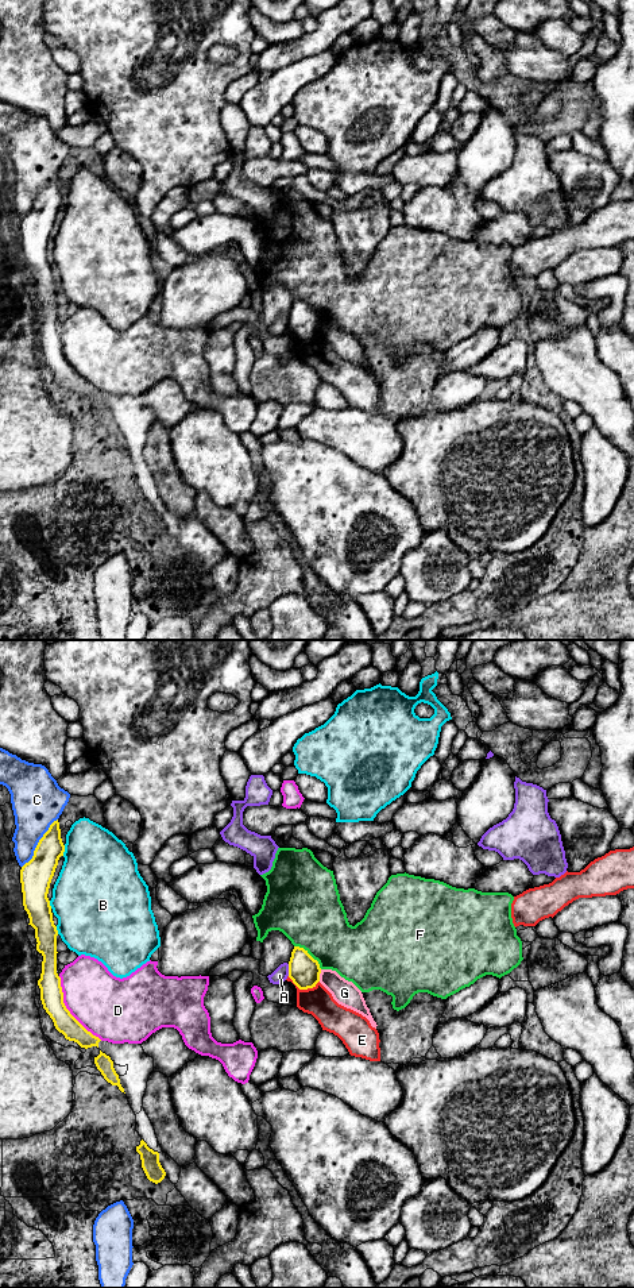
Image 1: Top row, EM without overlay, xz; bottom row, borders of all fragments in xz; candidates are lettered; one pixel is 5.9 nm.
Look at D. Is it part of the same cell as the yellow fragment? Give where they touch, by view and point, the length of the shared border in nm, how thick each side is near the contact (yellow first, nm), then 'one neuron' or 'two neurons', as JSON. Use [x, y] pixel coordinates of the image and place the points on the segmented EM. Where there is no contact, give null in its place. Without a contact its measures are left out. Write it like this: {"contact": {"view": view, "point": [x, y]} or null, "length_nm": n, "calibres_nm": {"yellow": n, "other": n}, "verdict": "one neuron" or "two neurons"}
{"contact": {"view": "xz", "point": [68, 1010]}, "length_nm": 460, "calibres_nm": {"yellow": 140, "other": 380}, "verdict": "two neurons"}

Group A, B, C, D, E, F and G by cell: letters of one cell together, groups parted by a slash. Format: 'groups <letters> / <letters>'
groups A / B / C / D / E / F / G

